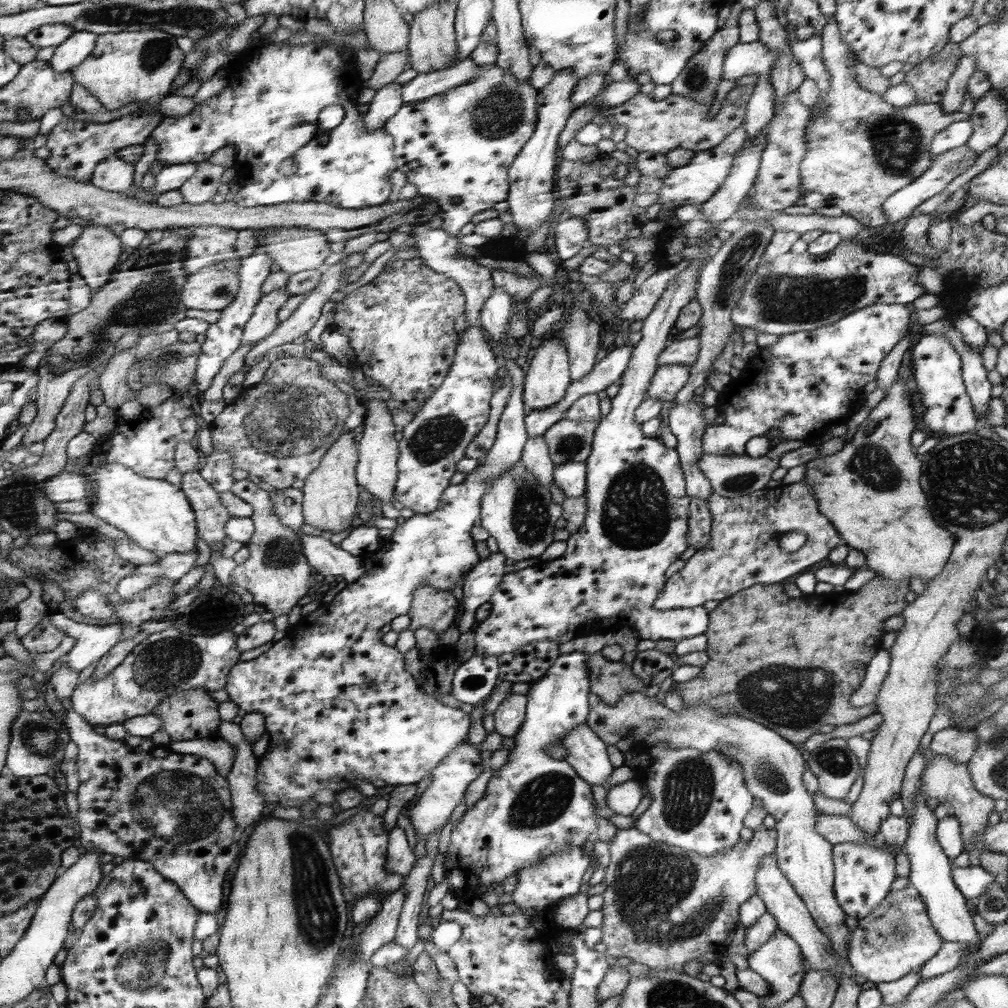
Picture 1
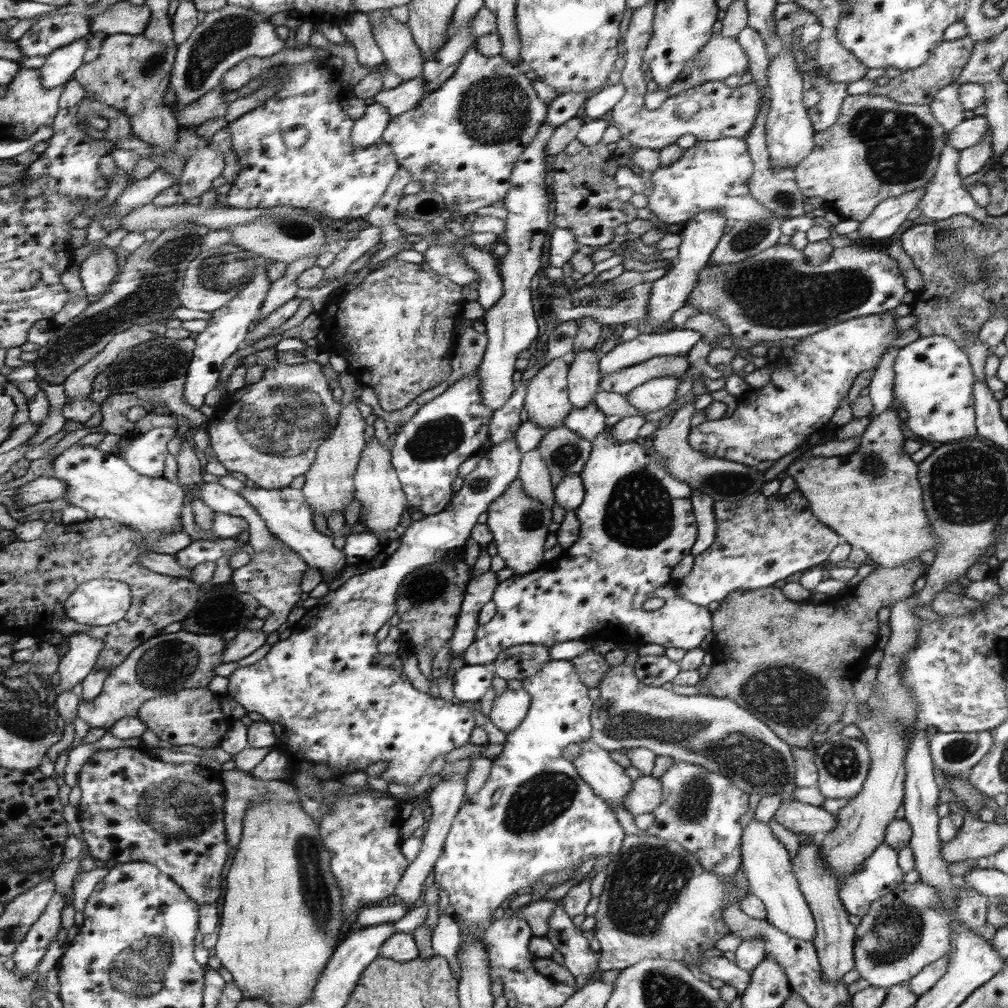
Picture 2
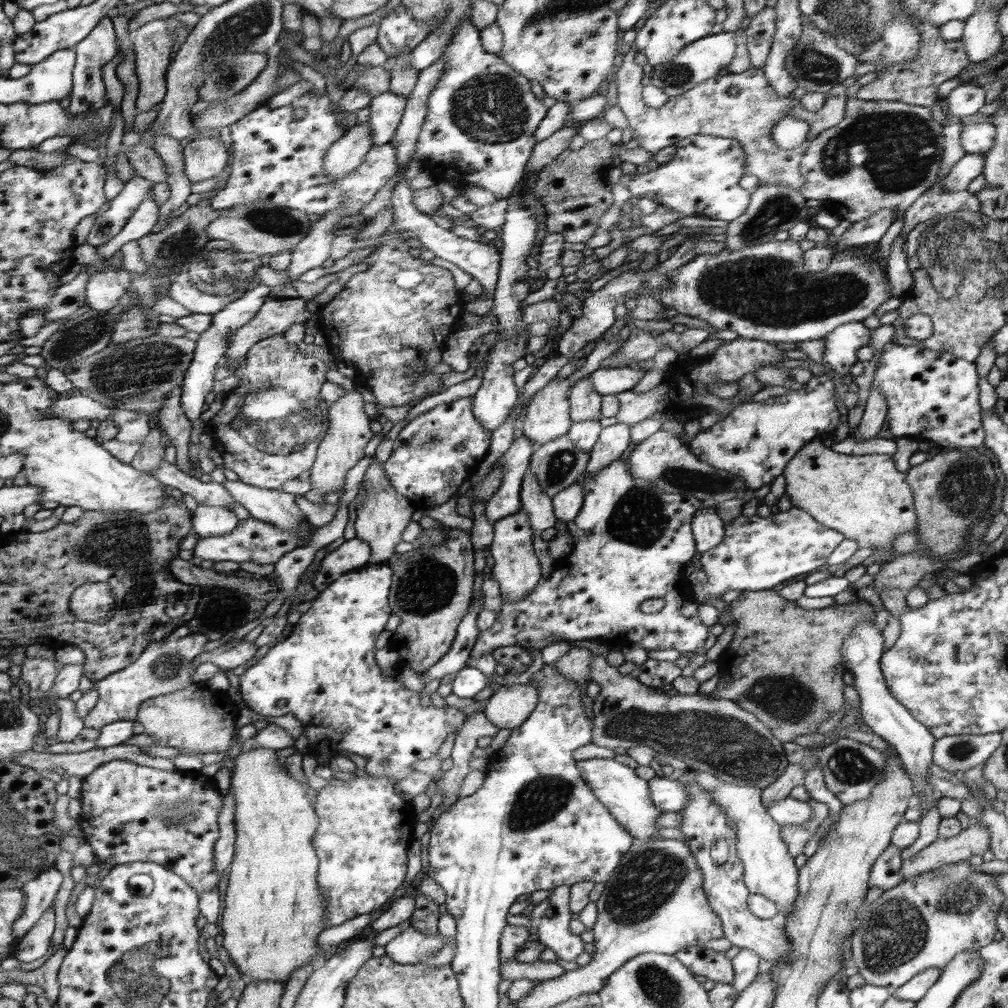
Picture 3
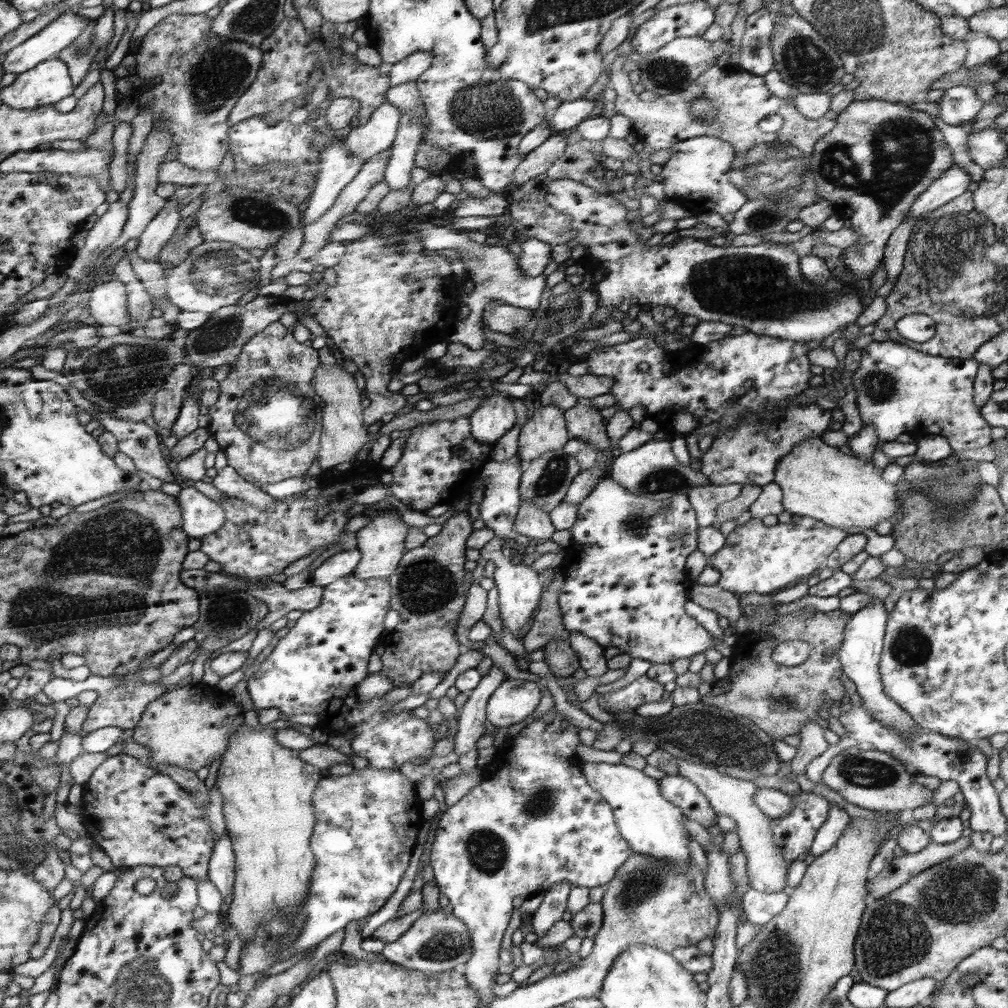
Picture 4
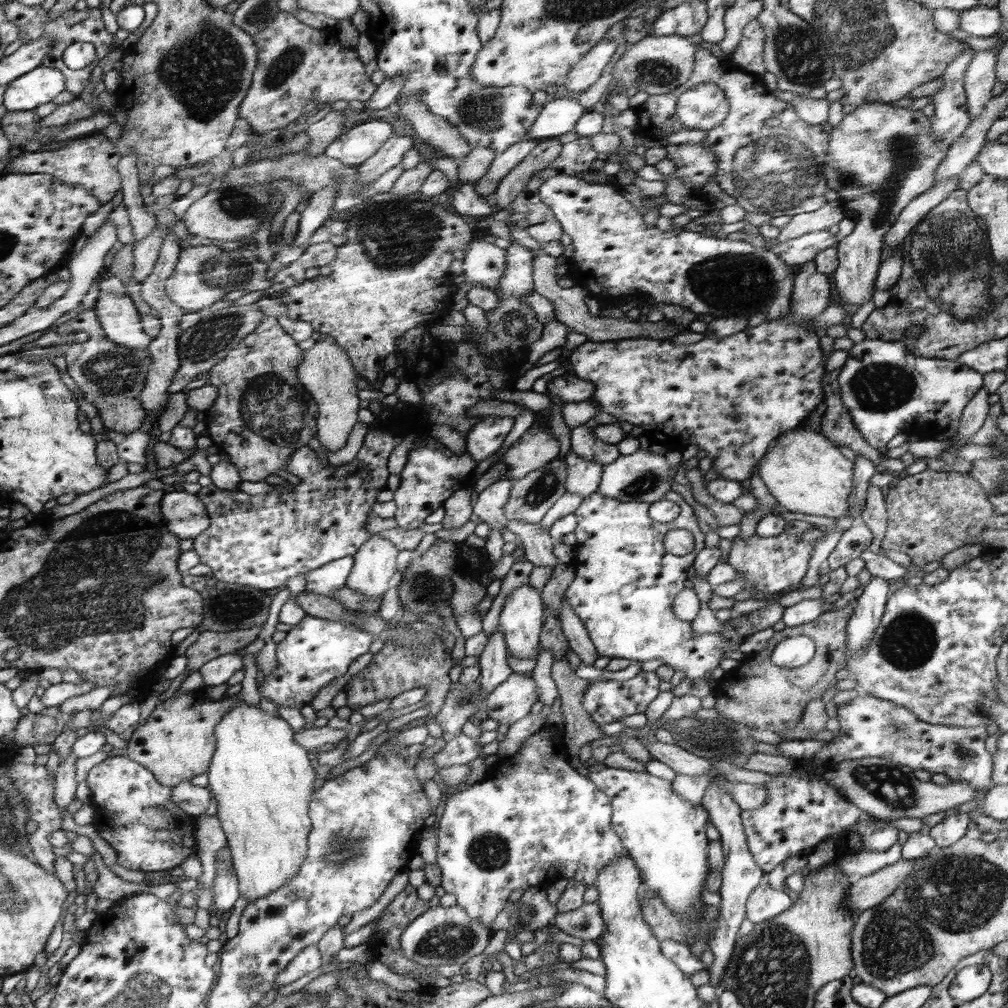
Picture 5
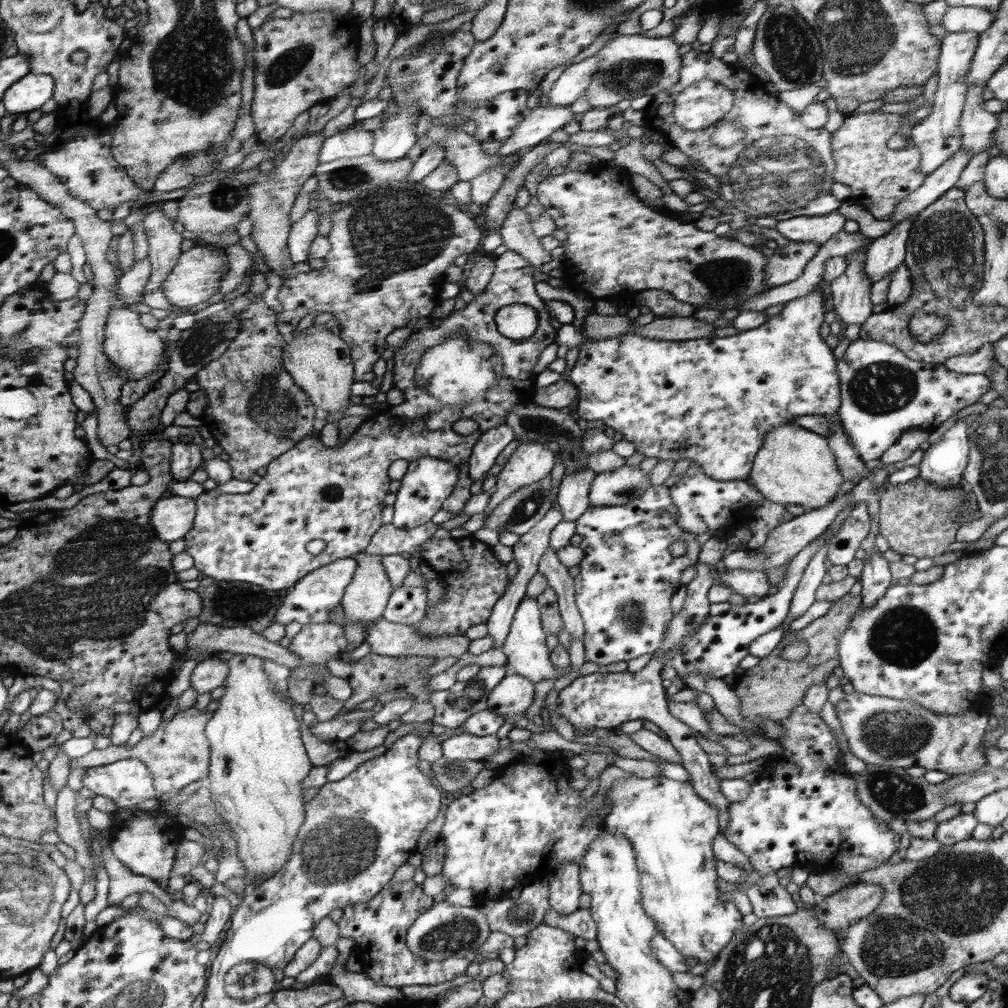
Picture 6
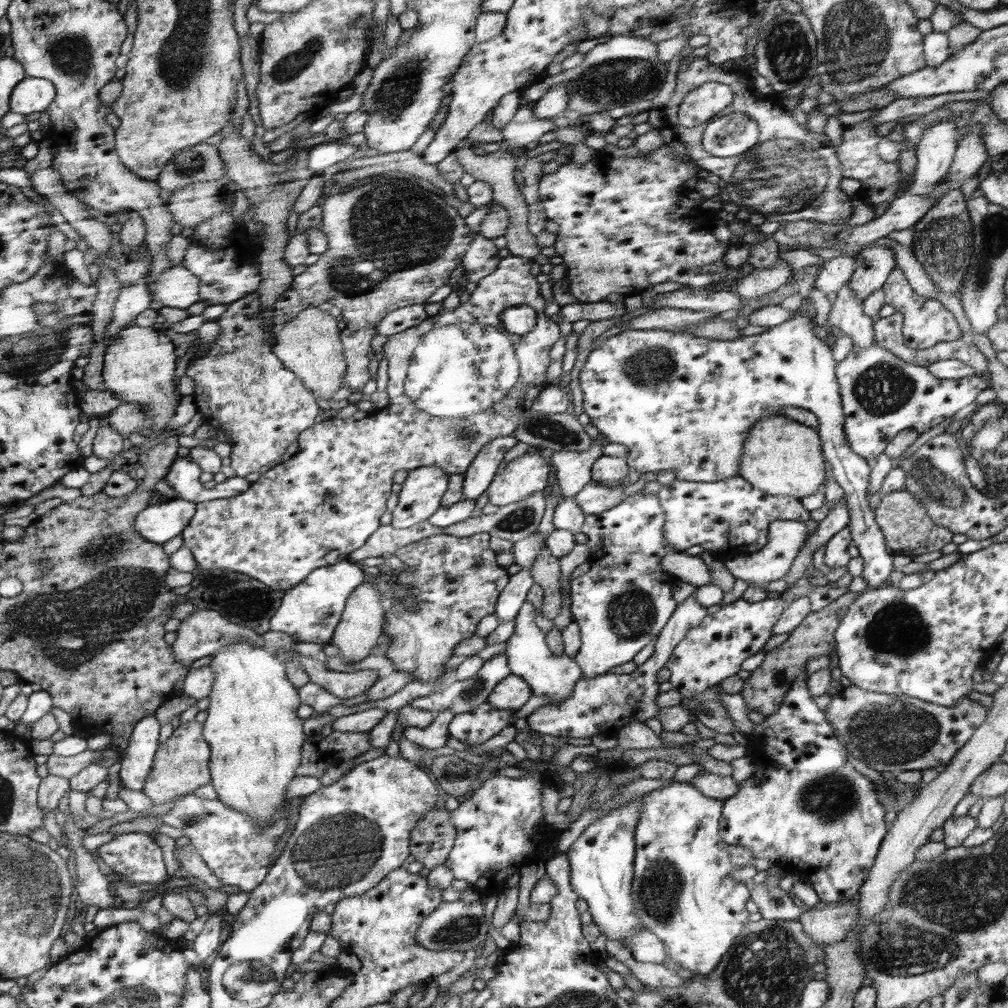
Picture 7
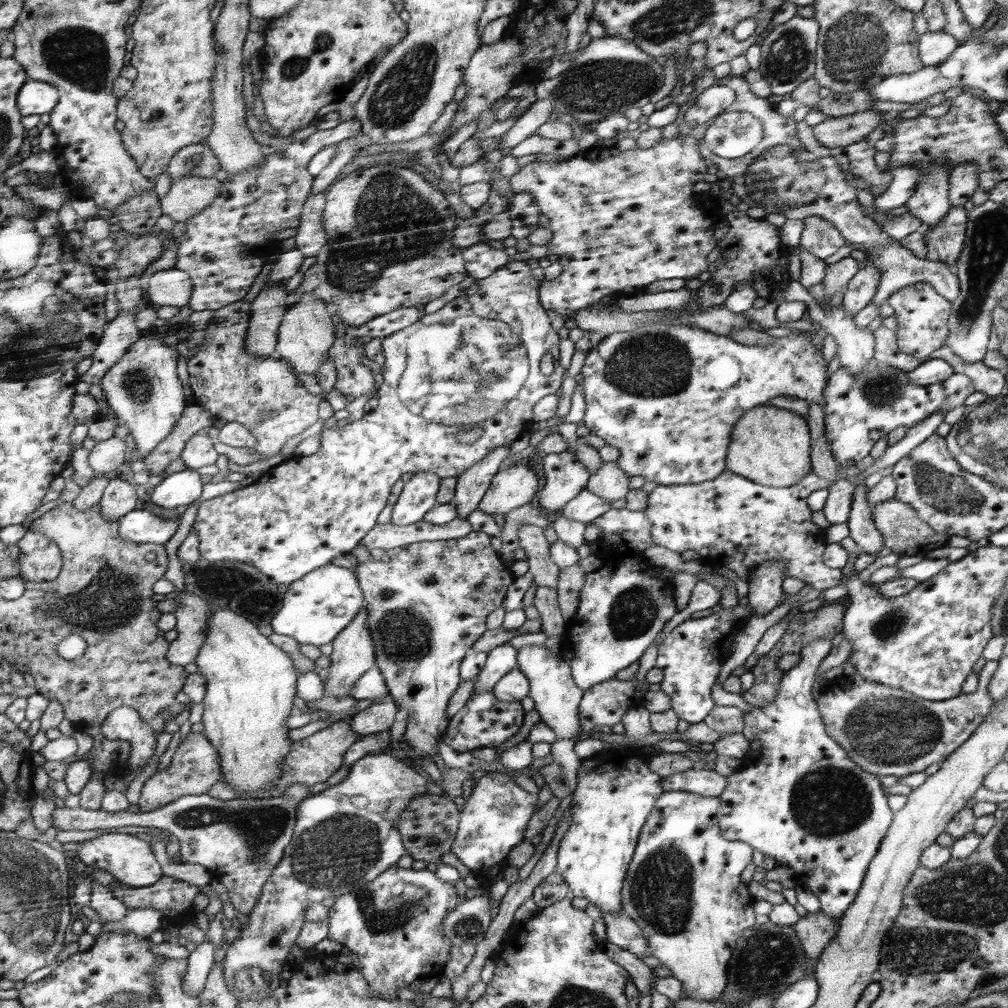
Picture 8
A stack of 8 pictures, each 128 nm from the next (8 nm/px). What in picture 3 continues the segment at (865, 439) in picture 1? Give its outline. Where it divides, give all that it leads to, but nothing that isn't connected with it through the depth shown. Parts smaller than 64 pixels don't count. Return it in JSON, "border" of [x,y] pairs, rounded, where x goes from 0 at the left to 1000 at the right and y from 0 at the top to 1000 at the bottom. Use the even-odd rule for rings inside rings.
{"border":[[[815,436],[802,439],[784,456],[777,468],[780,487],[786,503],[801,505],[813,520],[835,528],[838,534],[850,536],[853,542],[875,544],[883,540],[890,530],[907,527],[910,523],[908,489],[900,477],[900,468],[889,464],[884,450],[858,450],[843,452],[827,448],[816,441]]]}

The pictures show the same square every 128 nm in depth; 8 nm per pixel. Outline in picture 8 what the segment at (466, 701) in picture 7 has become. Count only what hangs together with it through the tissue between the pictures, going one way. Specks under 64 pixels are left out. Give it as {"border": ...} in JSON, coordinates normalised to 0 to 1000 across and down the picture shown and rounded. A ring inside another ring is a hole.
{"border":[[[496,640],[483,648],[480,661],[476,664],[474,677],[468,683],[468,689],[488,686],[488,683],[504,667],[513,663],[512,650],[514,643]]]}

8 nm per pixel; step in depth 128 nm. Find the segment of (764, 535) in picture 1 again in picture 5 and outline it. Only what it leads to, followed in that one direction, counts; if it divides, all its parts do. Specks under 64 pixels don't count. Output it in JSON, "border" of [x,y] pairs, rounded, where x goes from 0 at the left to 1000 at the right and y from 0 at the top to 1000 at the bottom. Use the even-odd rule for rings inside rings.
{"border":[[[810,522],[795,531],[787,531],[776,527],[772,532],[762,534],[748,529],[741,535],[735,535],[734,533],[724,535],[725,542],[722,546],[722,553],[719,554],[719,559],[729,563],[735,570],[731,574],[712,580],[706,586],[712,591],[727,593],[729,589],[741,585],[741,583],[749,583],[753,590],[779,588],[794,584],[797,573],[802,567],[809,536],[816,534],[819,529],[819,525]]]}

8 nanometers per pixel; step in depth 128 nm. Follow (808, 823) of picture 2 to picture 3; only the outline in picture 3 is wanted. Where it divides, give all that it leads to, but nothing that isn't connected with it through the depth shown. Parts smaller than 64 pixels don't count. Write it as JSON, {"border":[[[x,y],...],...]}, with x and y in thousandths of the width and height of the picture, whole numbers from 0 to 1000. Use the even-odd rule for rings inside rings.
{"border":[[[780,791],[760,800],[762,809],[775,821],[778,819],[798,818],[808,811],[807,802],[800,796]]]}

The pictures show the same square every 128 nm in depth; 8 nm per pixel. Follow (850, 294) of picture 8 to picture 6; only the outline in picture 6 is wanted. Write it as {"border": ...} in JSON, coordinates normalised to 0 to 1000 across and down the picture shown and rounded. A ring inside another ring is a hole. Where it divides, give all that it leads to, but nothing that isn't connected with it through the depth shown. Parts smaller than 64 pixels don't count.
{"border":[[[907,215],[895,217],[884,230],[867,237],[860,247],[859,272],[867,283],[871,278],[884,274],[900,252],[899,242]]]}

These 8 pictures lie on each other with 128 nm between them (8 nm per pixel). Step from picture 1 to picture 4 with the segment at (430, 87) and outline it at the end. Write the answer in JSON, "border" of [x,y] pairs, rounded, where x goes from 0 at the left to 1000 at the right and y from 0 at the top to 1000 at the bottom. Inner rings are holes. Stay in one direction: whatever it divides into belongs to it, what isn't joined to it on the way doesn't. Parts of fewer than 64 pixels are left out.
{"border":[[[384,99],[367,114],[365,121],[351,126],[341,137],[342,148],[348,153],[365,159],[386,149],[392,138],[398,109]]]}

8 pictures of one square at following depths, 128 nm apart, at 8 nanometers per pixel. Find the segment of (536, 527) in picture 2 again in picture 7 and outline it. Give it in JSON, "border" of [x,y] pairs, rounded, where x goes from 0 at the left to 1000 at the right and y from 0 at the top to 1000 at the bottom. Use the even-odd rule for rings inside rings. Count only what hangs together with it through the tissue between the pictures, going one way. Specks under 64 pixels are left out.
{"border":[[[522,596],[511,611],[511,624],[509,630],[501,637],[501,646],[504,661],[507,668],[516,671],[520,676],[524,676],[528,687],[532,690],[545,691],[546,698],[556,698],[563,692],[567,692],[570,686],[571,677],[576,675],[578,664],[563,650],[552,651],[543,639],[540,627],[532,620],[533,603],[527,597]]]}

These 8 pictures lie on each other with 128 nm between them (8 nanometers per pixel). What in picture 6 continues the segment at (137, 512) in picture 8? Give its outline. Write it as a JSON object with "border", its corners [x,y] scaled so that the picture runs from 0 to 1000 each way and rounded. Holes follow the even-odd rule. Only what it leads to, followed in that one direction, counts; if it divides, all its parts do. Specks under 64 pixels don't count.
{"border":[[[166,490],[151,505],[149,518],[157,534],[170,539],[188,528],[194,508],[193,494]]]}

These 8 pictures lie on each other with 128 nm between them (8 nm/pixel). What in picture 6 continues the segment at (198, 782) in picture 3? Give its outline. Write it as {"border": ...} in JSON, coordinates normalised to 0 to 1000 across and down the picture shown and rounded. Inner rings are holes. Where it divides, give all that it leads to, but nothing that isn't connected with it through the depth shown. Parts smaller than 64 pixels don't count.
{"border":[[[137,753],[117,754],[113,758],[87,762],[82,770],[82,780],[92,784],[95,789],[111,792],[115,798],[113,818],[109,819],[109,839],[111,845],[132,866],[146,869],[162,882],[166,880],[169,863],[175,851],[182,824],[172,811],[159,804],[141,806],[136,799],[148,792],[158,793],[158,786],[153,780],[152,768]]]}

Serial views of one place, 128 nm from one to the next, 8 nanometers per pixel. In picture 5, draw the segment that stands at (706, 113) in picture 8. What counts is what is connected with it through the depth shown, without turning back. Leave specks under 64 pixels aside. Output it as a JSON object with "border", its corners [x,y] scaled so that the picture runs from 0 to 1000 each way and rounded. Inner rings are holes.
{"border":[[[694,82],[674,95],[674,119],[683,127],[706,129],[723,112],[723,101],[718,90],[708,82]]]}

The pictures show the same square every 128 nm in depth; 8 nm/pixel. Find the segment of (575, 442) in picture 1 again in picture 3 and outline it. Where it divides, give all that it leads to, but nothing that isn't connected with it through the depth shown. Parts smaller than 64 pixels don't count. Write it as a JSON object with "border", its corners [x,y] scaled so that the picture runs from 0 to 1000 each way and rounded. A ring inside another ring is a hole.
{"border":[[[562,431],[532,443],[525,464],[534,474],[538,488],[548,494],[575,479],[583,457],[584,449],[573,444]]]}

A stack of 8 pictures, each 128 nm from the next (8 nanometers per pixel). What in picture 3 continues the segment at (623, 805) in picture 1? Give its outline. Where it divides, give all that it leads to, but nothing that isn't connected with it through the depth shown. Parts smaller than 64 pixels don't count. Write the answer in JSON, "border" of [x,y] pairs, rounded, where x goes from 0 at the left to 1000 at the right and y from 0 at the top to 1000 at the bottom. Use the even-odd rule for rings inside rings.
{"border":[[[651,769],[643,777],[651,801],[654,801],[659,807],[675,806],[682,797],[680,784],[670,771]]]}

